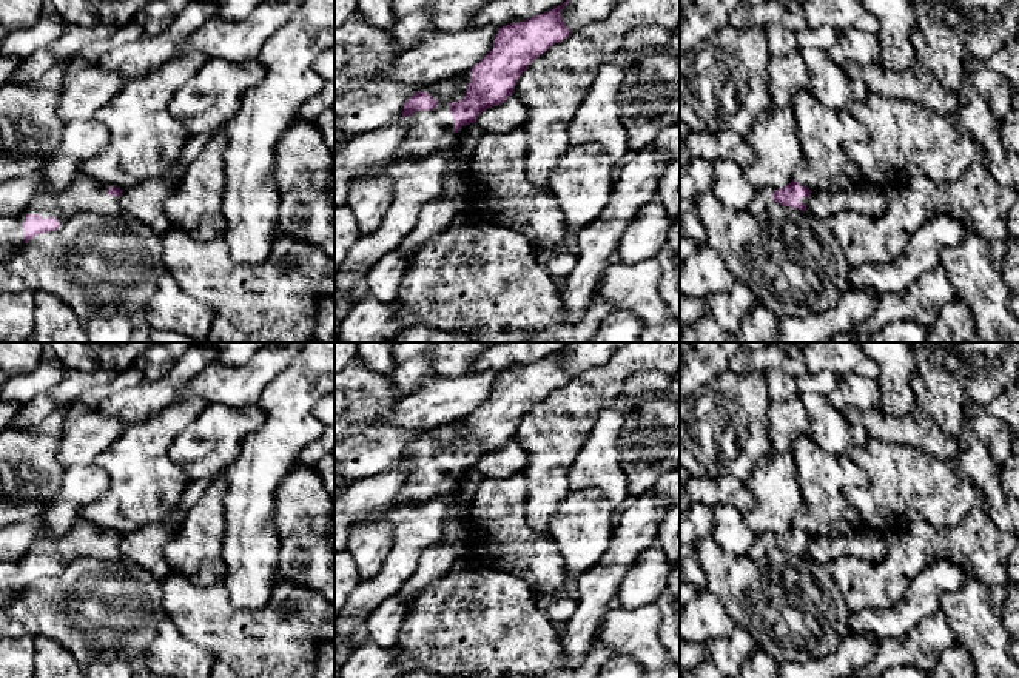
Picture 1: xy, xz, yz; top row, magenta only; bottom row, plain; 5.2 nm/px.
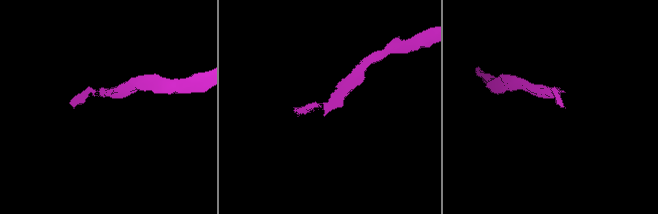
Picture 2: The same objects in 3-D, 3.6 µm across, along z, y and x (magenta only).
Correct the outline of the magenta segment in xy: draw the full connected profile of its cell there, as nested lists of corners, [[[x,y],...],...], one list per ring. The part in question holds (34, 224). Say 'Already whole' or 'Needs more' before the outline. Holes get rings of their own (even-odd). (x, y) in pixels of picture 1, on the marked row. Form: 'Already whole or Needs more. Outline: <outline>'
Needs more. Outline: [[[80,174],[57,193],[42,193],[15,217],[0,219],[0,245],[22,248],[42,233],[60,230],[76,216],[120,213],[123,190]]]

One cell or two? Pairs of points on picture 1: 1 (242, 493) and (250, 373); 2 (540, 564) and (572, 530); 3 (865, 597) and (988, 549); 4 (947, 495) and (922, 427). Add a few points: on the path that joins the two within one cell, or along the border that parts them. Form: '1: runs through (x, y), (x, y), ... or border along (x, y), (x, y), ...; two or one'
1: border along (278, 373), (256, 402); two
2: border along (549, 537), (563, 558), (566, 581); two
3: runs through (896, 570), (922, 544), (958, 544); one
4: border along (896, 444), (916, 446), (953, 466); two

